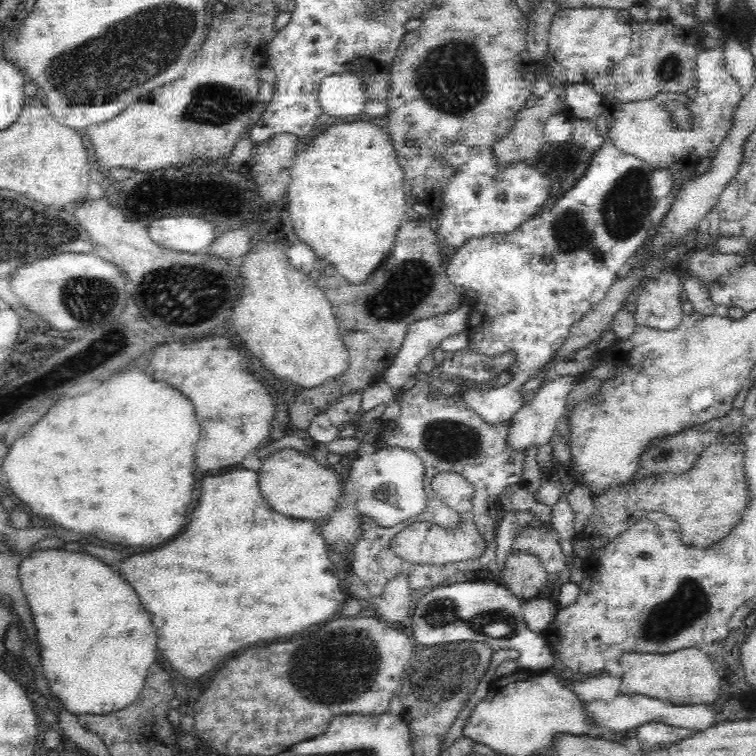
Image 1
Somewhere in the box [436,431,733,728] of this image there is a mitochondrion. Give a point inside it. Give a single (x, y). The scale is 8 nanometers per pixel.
(688, 604)

